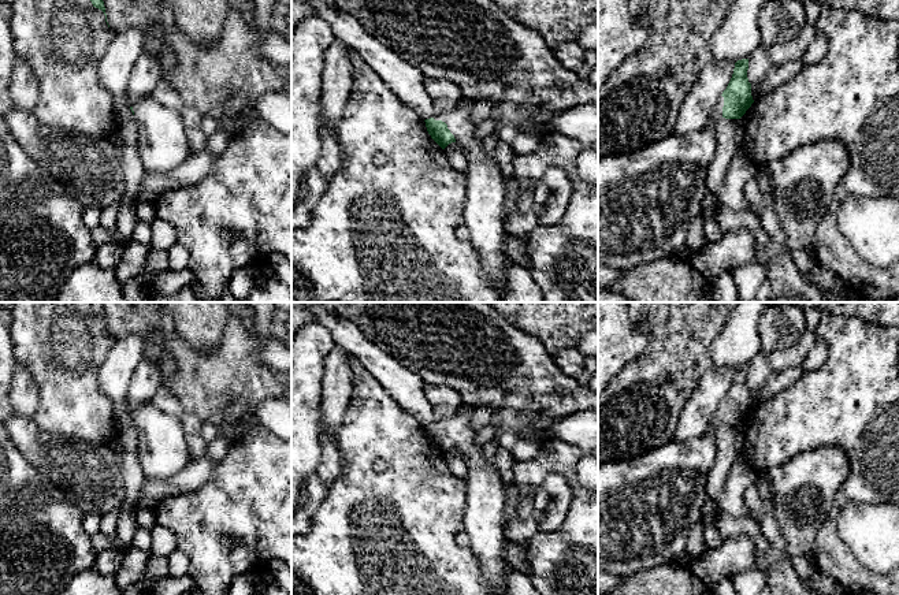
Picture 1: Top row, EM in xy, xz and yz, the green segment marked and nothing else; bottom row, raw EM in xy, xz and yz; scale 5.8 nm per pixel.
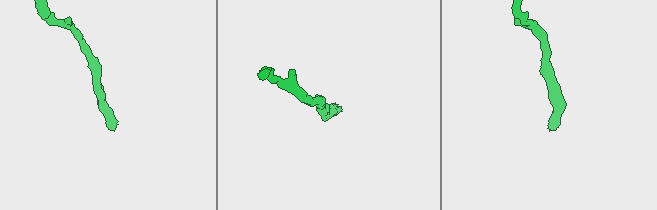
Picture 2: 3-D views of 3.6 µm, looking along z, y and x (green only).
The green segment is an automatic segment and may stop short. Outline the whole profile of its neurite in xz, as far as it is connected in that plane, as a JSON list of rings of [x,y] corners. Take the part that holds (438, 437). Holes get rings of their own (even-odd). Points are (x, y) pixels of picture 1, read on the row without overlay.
[[[462,404],[454,416],[424,428],[442,455],[452,449],[464,453],[468,468],[464,531],[469,536],[469,548],[478,557],[483,584],[494,595],[506,595],[505,576],[510,570],[502,557],[506,490],[498,469],[475,443],[478,431],[472,425],[472,413],[473,409]]]

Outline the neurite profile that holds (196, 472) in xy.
[[[208,458],[190,461],[183,471],[170,479],[145,479],[134,507],[153,509],[161,499],[178,494],[186,494],[200,488],[215,469],[215,462]]]

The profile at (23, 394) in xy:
[[[19,362],[12,375],[10,401],[14,414],[27,419],[33,419],[40,406],[38,386],[33,375]]]

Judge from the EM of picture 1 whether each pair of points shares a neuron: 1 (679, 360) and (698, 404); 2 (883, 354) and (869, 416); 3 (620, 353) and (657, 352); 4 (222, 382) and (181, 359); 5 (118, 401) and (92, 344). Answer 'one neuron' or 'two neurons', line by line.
1: two neurons
2: one neuron
3: two neurons
4: one neuron
5: two neurons

